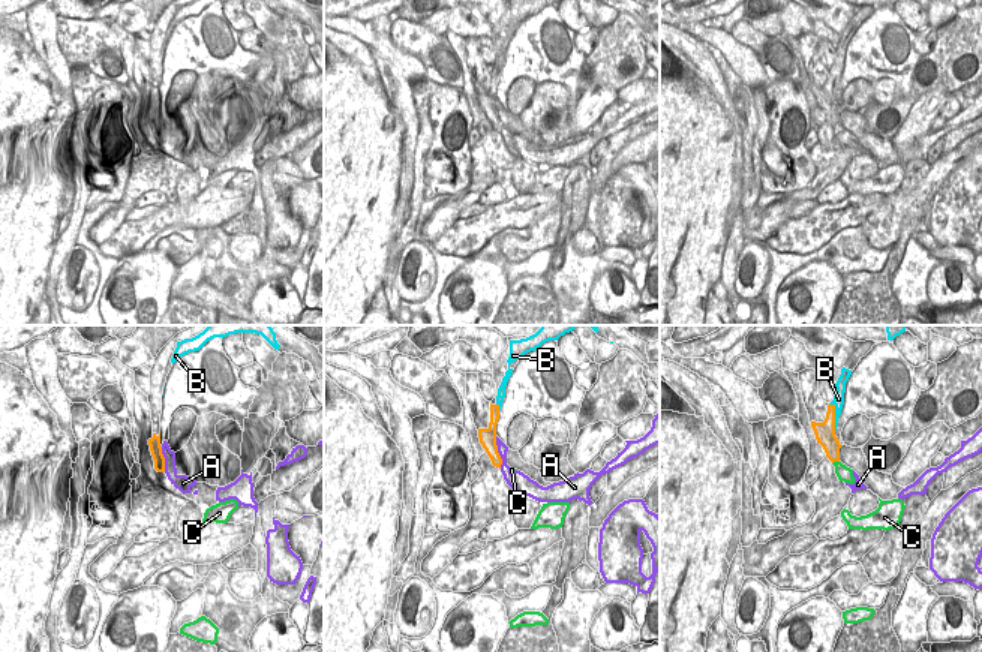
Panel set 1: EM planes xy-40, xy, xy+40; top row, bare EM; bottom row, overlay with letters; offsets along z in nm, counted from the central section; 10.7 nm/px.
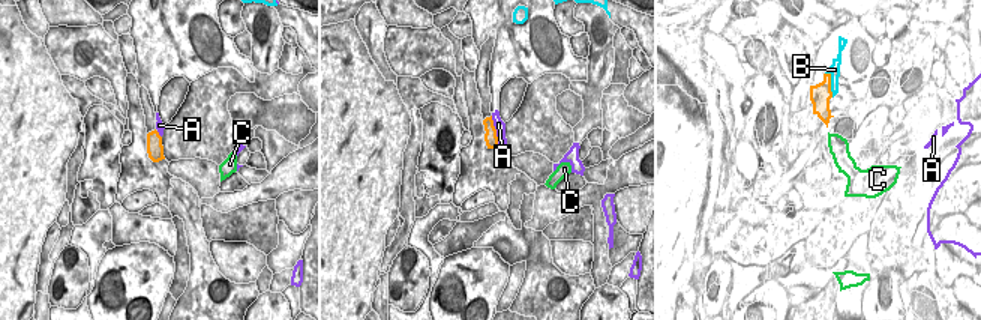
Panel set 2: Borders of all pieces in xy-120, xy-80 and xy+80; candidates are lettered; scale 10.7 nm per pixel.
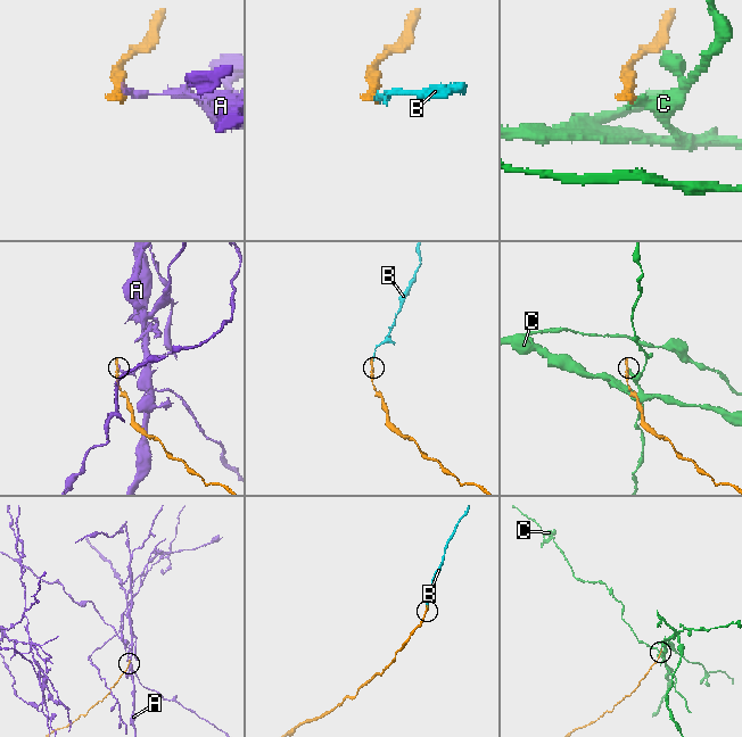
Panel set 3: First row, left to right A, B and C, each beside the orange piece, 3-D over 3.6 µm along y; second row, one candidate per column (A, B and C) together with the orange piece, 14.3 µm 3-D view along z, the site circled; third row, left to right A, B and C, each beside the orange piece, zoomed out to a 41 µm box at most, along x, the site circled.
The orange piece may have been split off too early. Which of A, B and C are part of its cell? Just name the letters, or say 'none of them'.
none of them.

